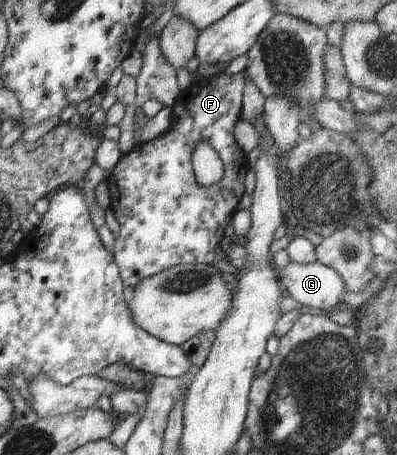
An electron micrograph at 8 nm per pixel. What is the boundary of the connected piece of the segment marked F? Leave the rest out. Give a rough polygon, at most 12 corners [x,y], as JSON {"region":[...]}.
{"region":[[245,75],[183,89],[171,127],[105,178],[124,287],[214,264],[244,183],[200,185],[208,142],[232,181]]}

